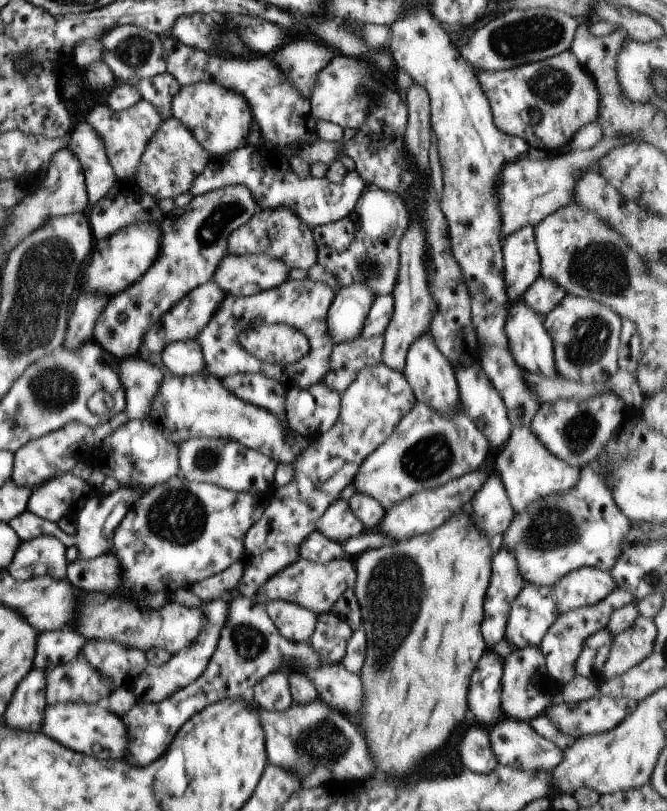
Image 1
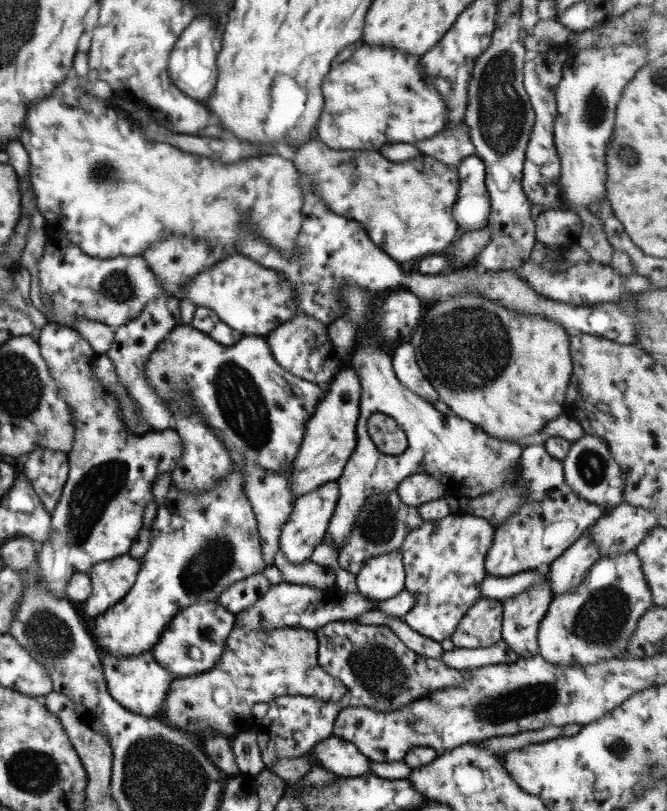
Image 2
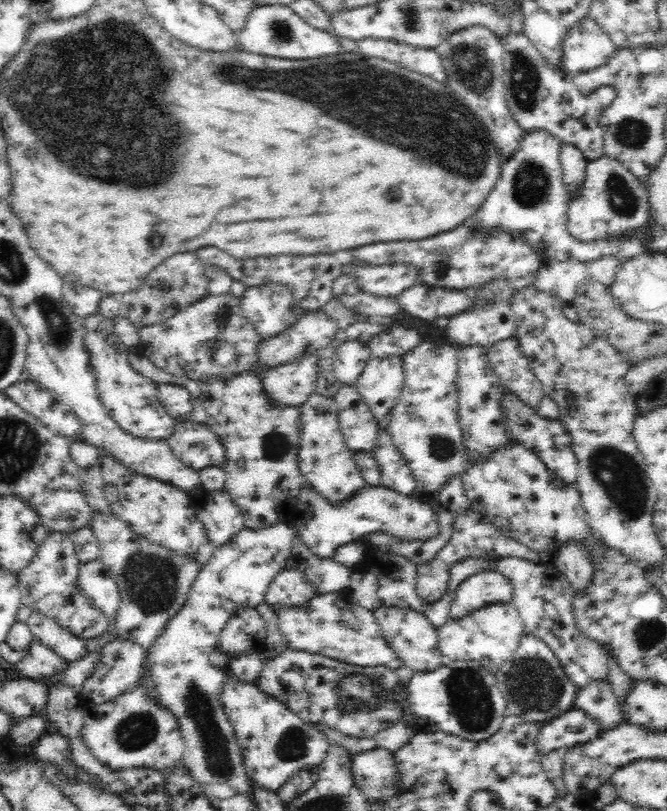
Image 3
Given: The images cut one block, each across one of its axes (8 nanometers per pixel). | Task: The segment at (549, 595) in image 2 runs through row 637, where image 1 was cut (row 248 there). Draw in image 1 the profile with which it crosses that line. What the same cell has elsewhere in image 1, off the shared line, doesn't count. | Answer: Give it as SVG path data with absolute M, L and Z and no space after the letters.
M524 226L510 234L502 246L506 294L511 303L522 300L526 290L541 275L535 228Z

